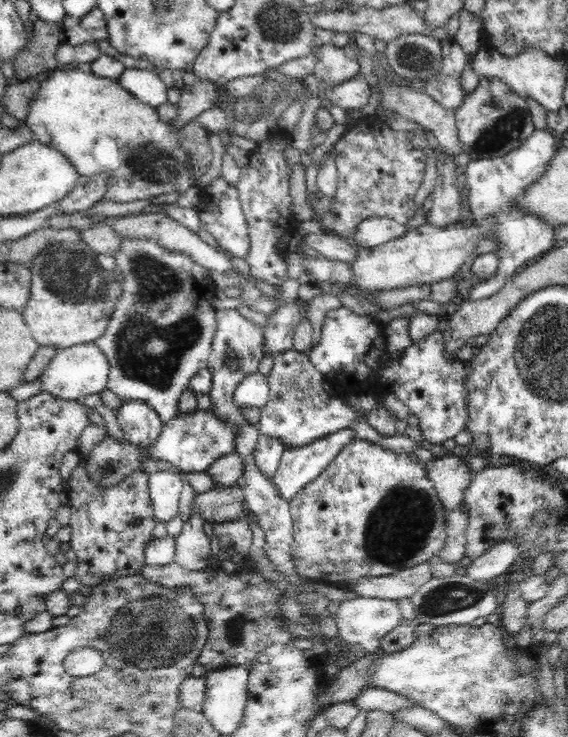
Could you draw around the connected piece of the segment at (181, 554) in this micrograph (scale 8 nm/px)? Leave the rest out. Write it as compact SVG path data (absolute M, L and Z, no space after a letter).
M191 511L183 527L175 537L175 561L188 571L201 571L209 568L210 537L204 533L204 518Z

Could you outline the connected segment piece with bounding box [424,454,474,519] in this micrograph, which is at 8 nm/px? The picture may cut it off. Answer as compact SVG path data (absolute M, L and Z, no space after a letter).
M452 454L434 457L424 467L444 507L444 519L447 519L447 514L464 500L474 472L464 460Z

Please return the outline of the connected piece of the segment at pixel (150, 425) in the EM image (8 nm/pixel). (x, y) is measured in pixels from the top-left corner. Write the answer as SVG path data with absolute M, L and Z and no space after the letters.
M138 400L124 401L116 415L123 438L134 446L148 448L162 432L163 422L158 414Z

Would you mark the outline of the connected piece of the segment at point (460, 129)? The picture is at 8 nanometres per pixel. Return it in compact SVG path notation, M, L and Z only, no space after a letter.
M480 77L476 89L468 93L467 97L464 97L463 103L454 113L457 134L463 145L462 153L470 155L471 160L477 160L480 157L494 158L507 154L509 151L520 147L536 131L526 99L508 91L508 85L498 77Z

